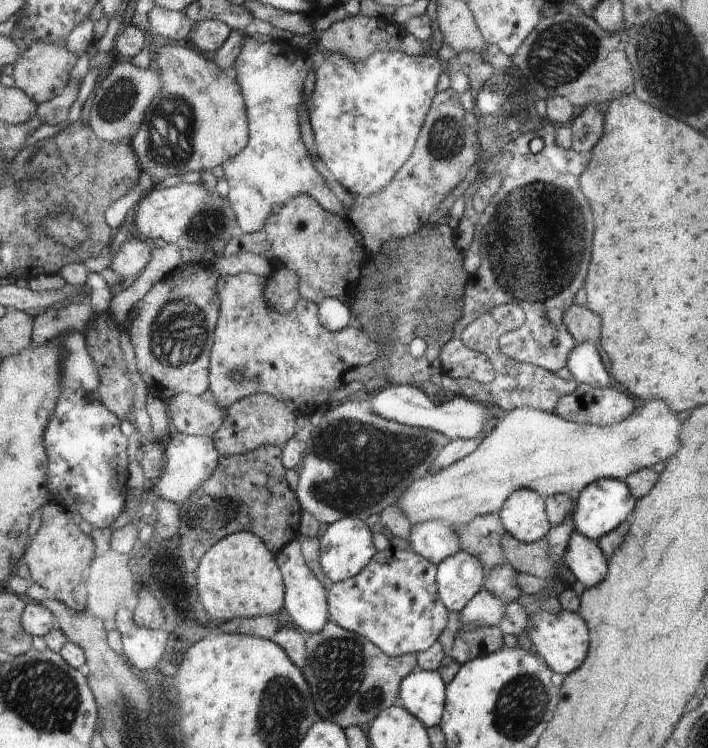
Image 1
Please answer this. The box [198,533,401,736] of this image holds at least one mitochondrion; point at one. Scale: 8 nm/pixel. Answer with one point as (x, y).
(340, 666)

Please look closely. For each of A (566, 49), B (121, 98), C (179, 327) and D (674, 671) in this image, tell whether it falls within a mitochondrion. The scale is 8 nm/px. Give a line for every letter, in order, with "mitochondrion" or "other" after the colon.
A: mitochondrion
B: mitochondrion
C: mitochondrion
D: other

